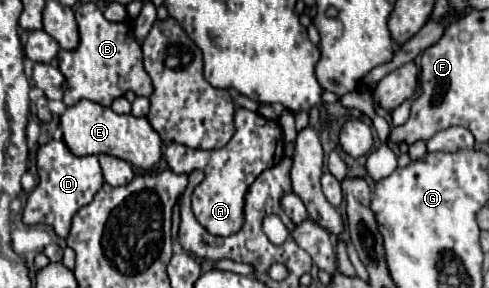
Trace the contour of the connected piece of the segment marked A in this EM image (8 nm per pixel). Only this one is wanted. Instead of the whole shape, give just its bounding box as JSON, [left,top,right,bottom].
[164,109,284,237]

